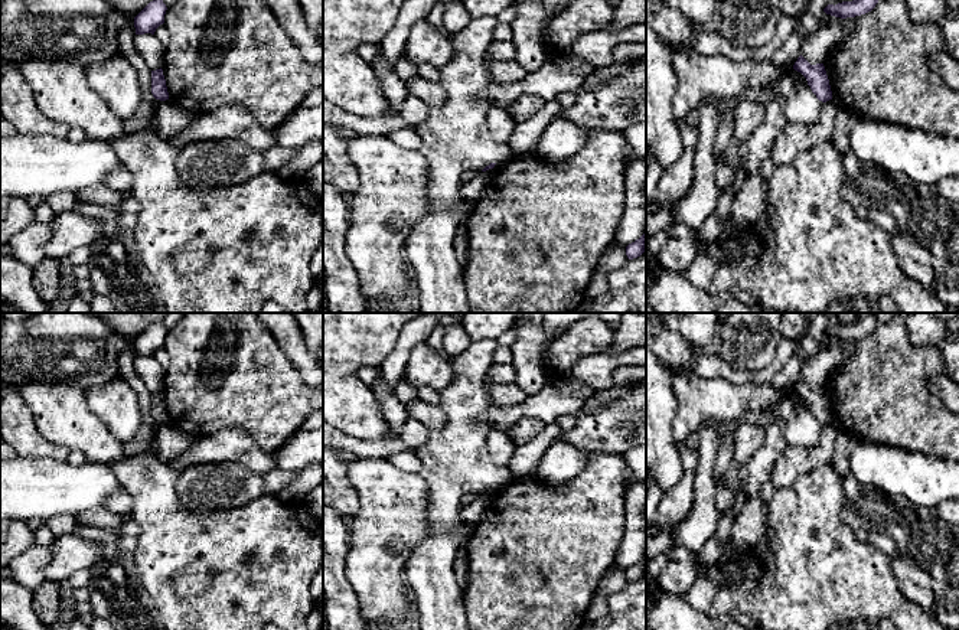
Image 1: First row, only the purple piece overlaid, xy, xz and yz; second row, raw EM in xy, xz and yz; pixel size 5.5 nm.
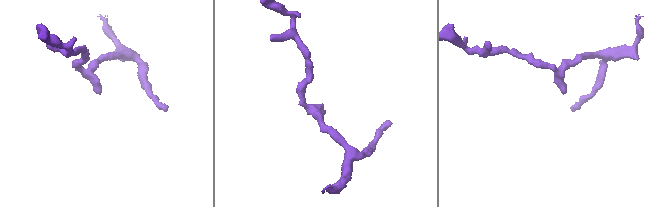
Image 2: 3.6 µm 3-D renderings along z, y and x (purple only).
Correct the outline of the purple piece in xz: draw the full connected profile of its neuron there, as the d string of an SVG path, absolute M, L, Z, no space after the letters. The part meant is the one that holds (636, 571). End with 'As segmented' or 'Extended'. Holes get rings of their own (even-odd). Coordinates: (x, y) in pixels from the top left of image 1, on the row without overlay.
M645 556L639 562L626 569L626 578L629 582L640 580L645 574L646 574Z. As segmented

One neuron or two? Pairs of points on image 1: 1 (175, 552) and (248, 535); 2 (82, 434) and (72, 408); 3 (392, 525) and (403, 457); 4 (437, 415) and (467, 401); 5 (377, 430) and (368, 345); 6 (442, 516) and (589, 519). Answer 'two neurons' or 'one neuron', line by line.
1: one neuron
2: one neuron
3: two neurons
4: two neurons
5: one neuron
6: two neurons

